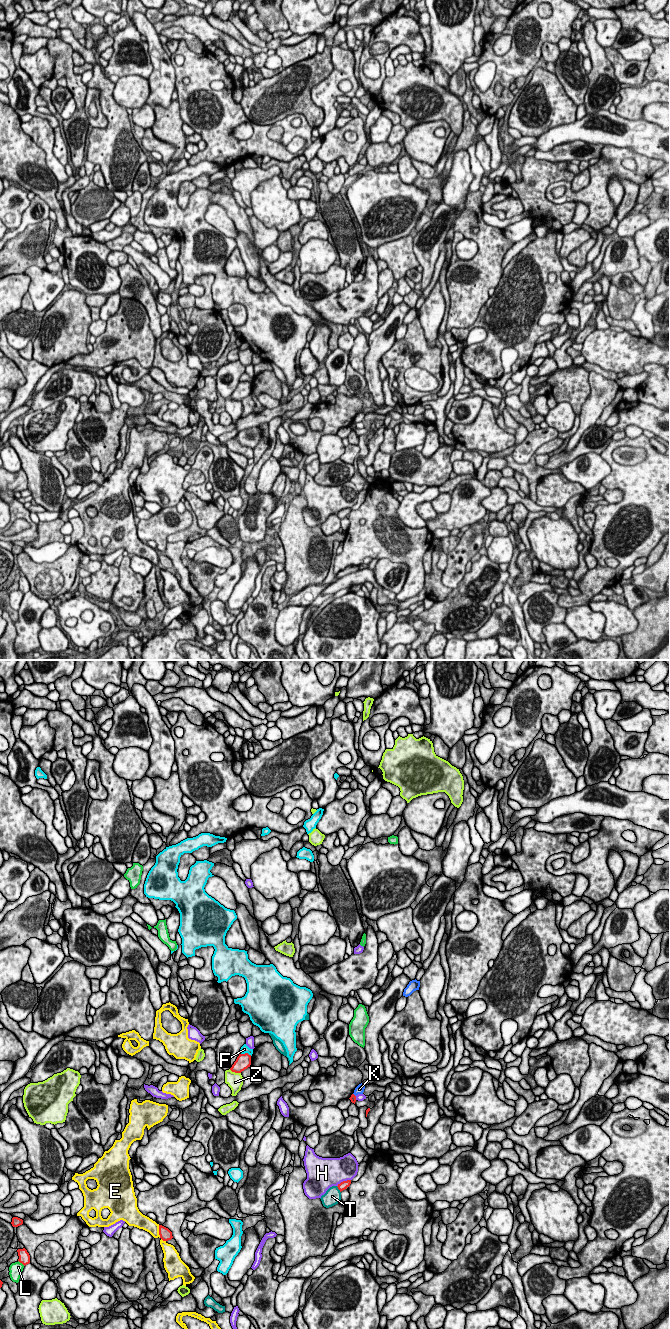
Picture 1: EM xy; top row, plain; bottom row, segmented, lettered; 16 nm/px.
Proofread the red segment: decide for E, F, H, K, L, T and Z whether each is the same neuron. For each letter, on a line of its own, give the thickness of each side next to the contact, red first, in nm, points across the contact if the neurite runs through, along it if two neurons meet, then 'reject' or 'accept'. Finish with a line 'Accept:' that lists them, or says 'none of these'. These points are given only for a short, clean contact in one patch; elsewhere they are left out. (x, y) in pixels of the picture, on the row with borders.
E: calibres 190 and 220 nm; reject
F: calibres 240 and 130 nm; reject
H: calibres 130 and 440 nm; reject
K: calibres 100 and 140 nm; border xy (353, 1093), (355, 1096); reject
L: calibres 190 and 200 nm; reject
T: calibres 130 and 260 nm; reject
Z: calibres 240 and 260 nm; reject
Accept: none of these

